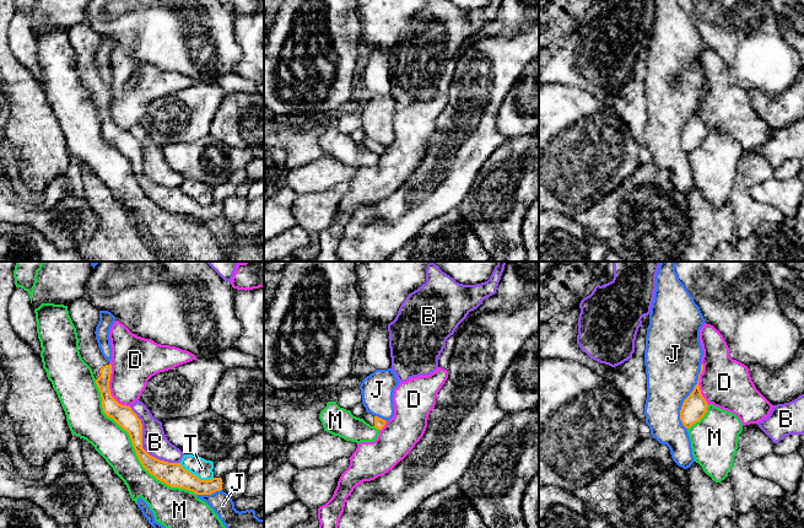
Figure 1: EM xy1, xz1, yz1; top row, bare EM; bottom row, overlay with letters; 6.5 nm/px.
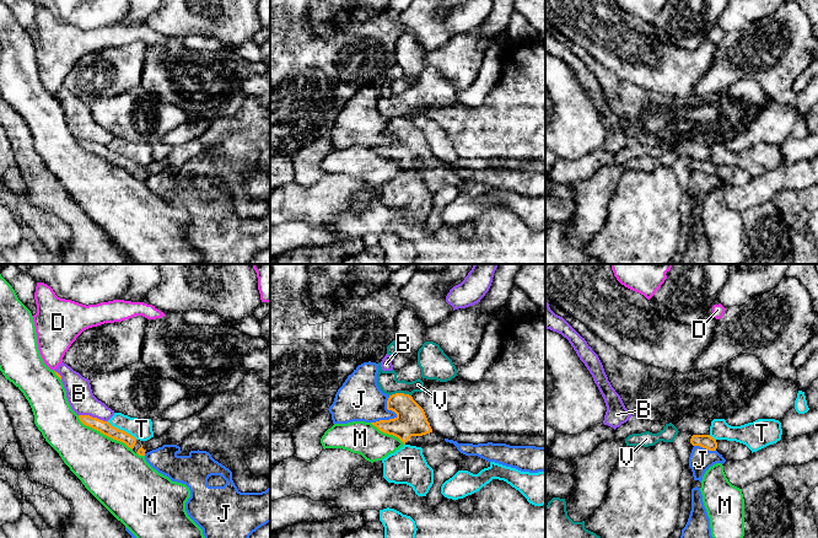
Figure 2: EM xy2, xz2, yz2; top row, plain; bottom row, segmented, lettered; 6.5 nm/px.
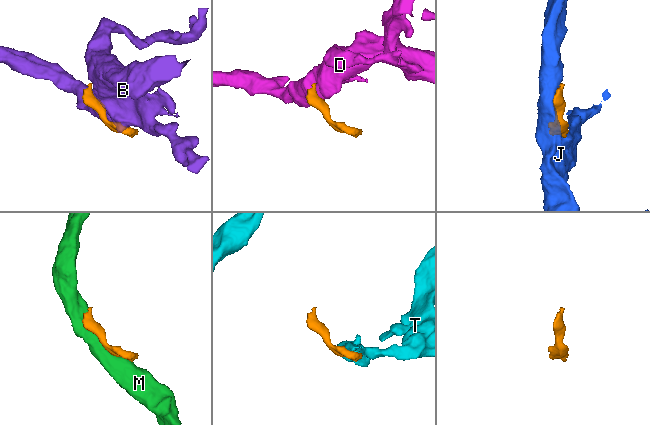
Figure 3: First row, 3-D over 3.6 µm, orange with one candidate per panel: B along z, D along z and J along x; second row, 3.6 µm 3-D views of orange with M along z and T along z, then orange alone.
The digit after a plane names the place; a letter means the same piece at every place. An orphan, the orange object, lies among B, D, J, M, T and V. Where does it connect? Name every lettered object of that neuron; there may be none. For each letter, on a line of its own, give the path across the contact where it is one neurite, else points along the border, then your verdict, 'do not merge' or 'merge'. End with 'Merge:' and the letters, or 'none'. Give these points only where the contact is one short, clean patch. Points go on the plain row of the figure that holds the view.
B: do not merge
D: border along xy1 (109, 89), (109, 118), (119, 128), (129, 132); do not merge
J: do not merge
M: do not merge
T: border along xy1 (179, 187), (200, 204), (212, 203); do not merge
V: border along xz2 (410, 119), (392, 118), (389, 120); do not merge
Merge: none

